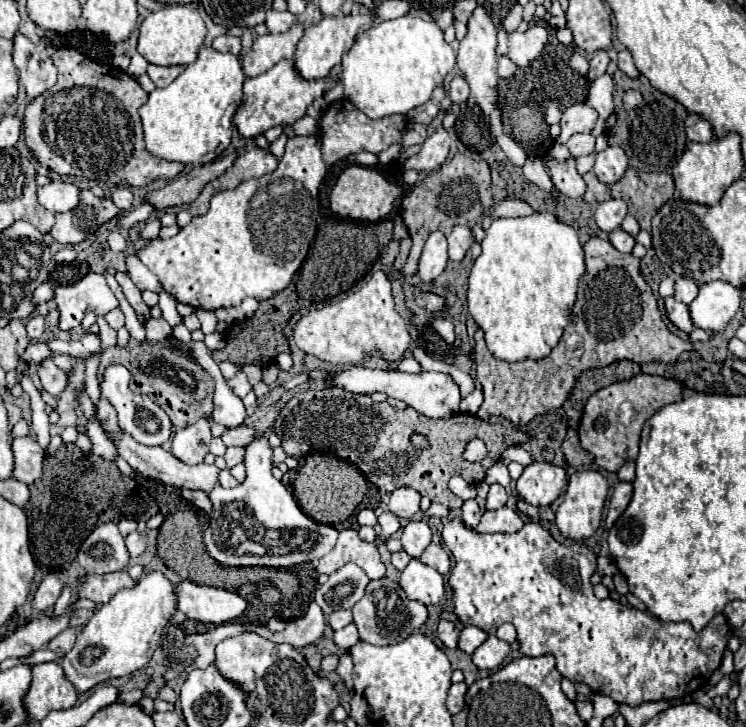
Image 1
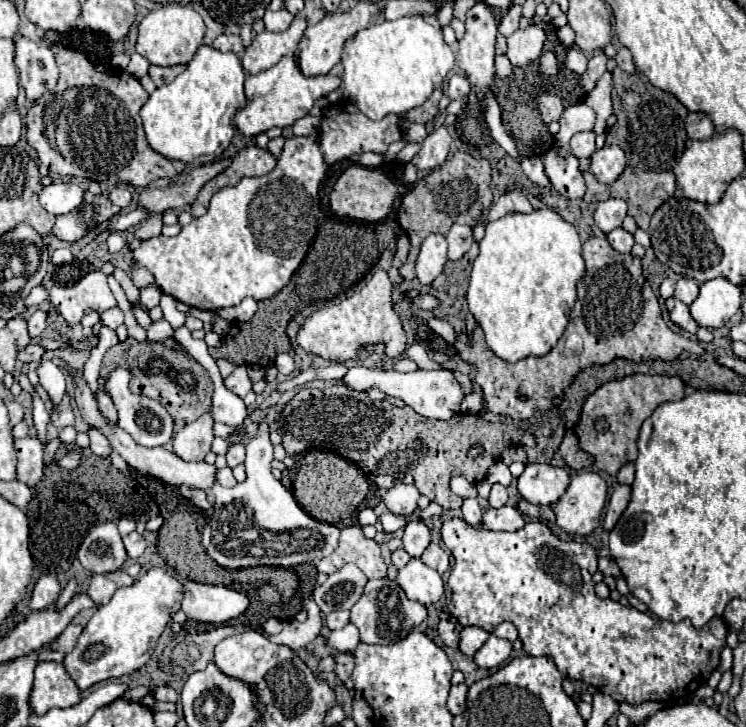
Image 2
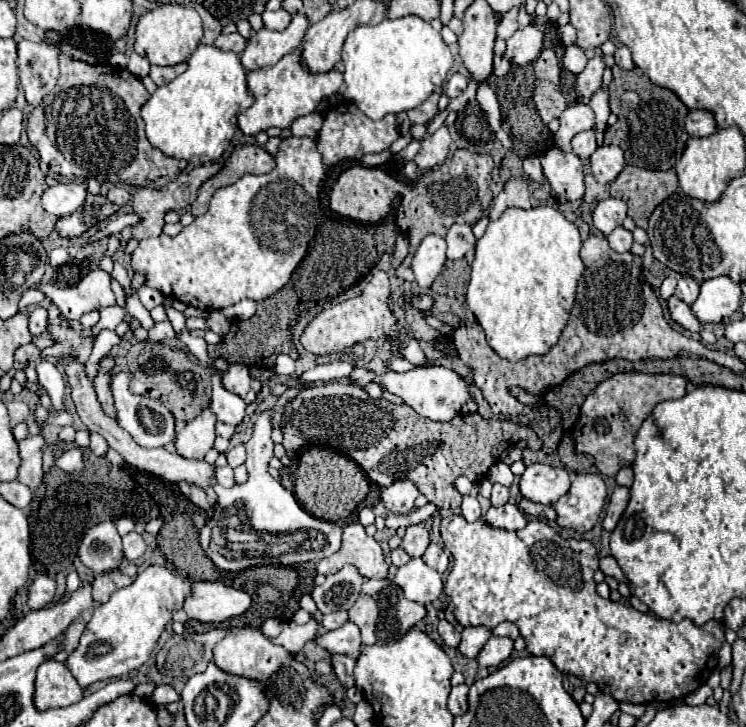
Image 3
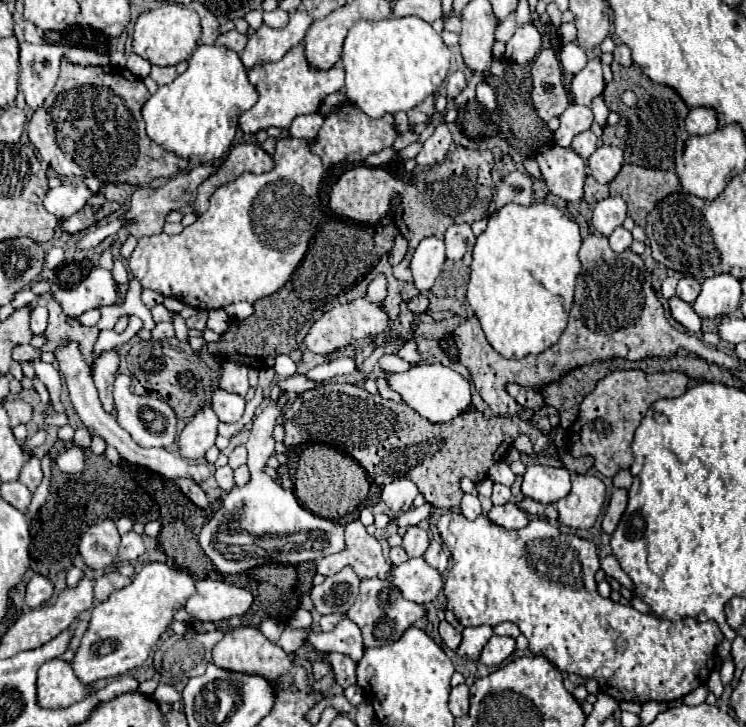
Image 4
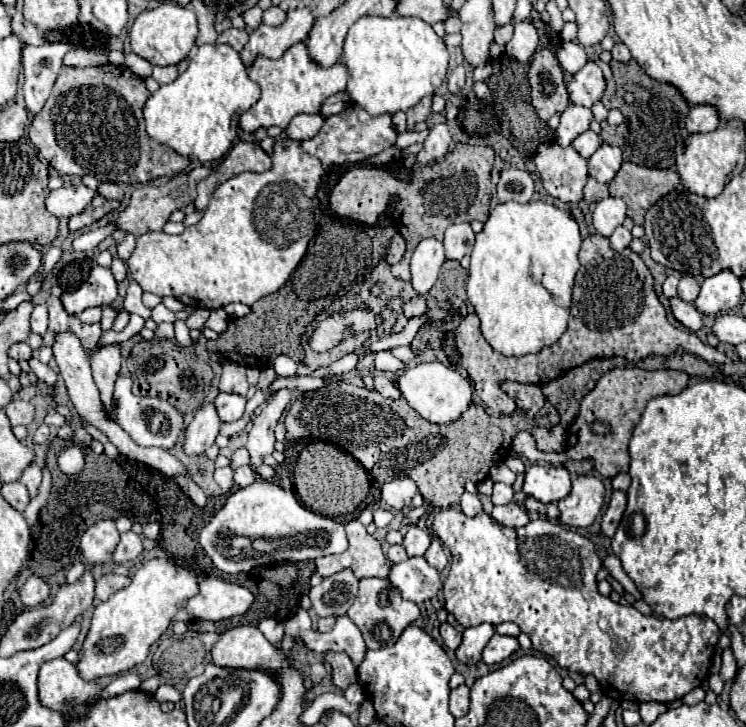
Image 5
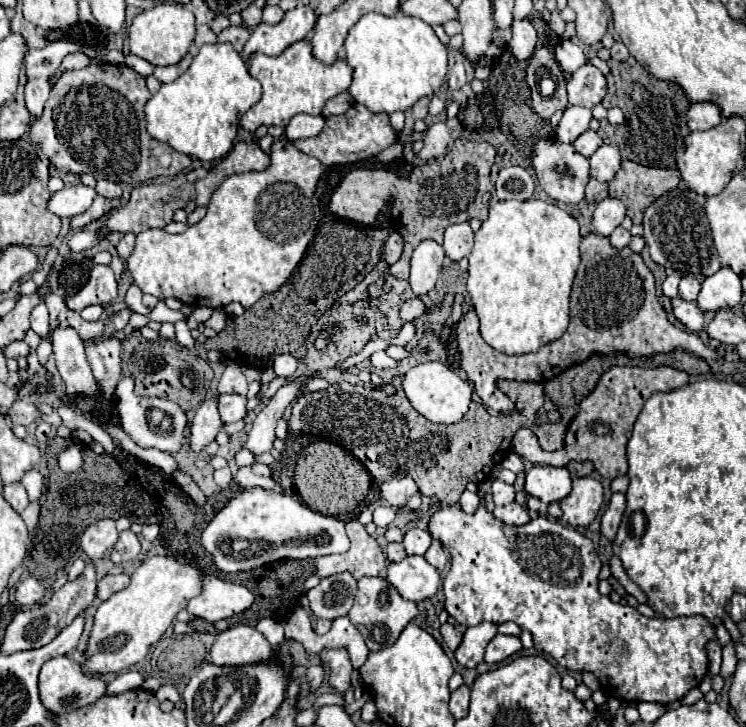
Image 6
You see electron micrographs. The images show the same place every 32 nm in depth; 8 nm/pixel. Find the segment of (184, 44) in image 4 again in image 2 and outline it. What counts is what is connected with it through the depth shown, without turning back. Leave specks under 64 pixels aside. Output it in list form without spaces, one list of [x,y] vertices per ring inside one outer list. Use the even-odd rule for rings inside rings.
[[[164,4],[158,10],[152,10],[138,26],[138,42],[136,52],[142,54],[150,64],[156,66],[174,66],[174,64],[188,64],[198,46],[202,44],[202,38],[206,34],[206,26],[202,16],[192,6],[182,4]]]

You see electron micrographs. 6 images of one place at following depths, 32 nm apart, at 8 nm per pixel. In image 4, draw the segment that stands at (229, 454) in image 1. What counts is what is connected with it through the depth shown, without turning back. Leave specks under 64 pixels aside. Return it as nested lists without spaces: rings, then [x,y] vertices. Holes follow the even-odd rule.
[[[236,446],[230,454],[228,454],[228,464],[232,466],[232,468],[238,468],[238,466],[242,466],[244,462],[246,462],[246,448],[244,446]]]

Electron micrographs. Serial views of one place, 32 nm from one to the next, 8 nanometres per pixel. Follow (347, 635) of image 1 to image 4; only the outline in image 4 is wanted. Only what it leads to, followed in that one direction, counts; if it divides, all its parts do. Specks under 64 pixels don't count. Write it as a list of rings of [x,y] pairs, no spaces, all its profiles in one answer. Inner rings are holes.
[[[344,618],[332,632],[312,632],[312,636],[308,636],[308,642],[322,652],[342,652],[354,662],[358,662],[364,654],[360,628],[348,618]]]

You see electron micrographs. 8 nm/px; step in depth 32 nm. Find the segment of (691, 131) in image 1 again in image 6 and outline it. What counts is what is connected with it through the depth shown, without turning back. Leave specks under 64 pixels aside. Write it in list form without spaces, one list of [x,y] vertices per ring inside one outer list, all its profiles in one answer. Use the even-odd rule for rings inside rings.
[[[696,102],[688,110],[688,128],[694,130],[710,130],[720,124],[720,108],[712,102]]]

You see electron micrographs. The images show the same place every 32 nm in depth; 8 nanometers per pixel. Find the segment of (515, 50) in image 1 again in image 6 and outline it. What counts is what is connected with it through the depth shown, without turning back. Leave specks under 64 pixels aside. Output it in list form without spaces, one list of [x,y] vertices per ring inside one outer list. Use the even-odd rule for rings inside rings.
[[[514,20],[512,22],[512,40],[508,42],[508,50],[518,60],[528,60],[536,48],[538,36],[530,20]]]

